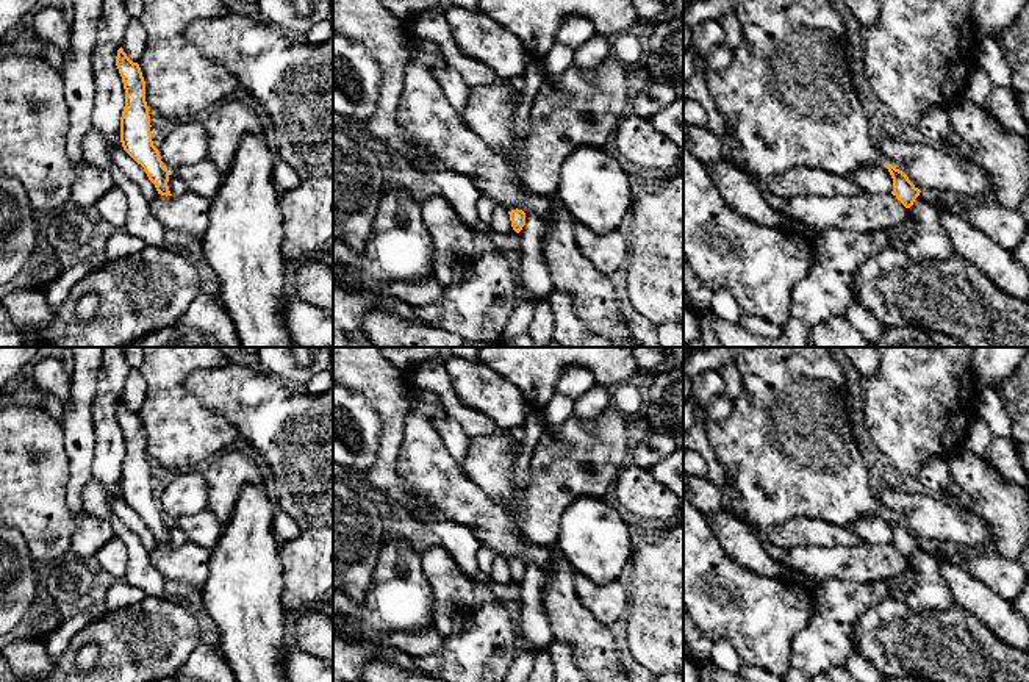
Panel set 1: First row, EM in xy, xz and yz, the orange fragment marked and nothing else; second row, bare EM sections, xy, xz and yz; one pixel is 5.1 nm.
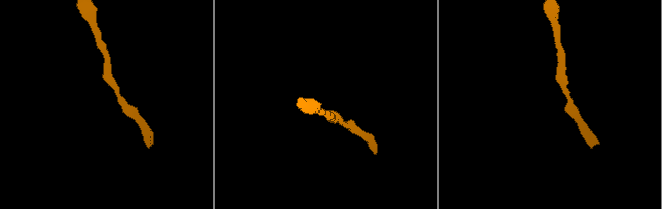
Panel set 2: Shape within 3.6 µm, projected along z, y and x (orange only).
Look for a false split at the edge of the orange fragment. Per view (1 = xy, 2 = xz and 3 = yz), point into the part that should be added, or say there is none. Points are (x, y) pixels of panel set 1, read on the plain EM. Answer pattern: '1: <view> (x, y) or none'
1: none
2: none
3: none

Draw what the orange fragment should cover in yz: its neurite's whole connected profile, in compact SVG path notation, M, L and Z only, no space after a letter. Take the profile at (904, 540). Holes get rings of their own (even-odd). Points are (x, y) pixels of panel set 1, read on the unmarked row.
M887 513L887 519L893 529L891 544L905 557L910 558L915 549L920 546L920 540L909 530L909 527Z

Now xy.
M124 399L117 400L116 416L125 440L125 457L120 468L120 493L124 501L144 518L158 544L172 546L167 537L170 522L163 516L150 485L150 466L145 452L145 432L138 413Z

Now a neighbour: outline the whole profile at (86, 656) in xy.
M94 643L83 644L75 654L75 665L80 671L89 671L97 662L97 646Z

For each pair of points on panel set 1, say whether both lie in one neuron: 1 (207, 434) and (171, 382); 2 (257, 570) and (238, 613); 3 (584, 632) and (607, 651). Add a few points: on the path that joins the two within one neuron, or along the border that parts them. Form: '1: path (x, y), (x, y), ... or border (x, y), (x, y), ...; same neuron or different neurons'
1: path (194, 421), (171, 394); same neuron
2: path (246, 581), (243, 603); same neuron
3: path (590, 634), (601, 645); same neuron

